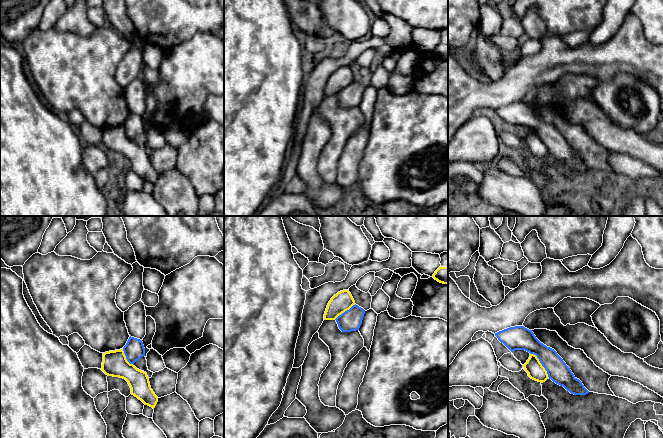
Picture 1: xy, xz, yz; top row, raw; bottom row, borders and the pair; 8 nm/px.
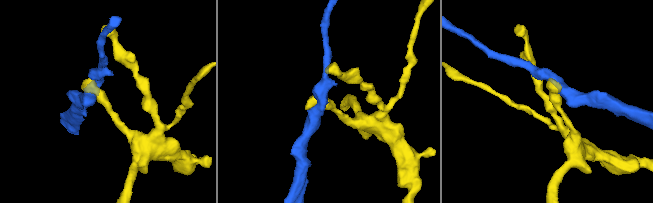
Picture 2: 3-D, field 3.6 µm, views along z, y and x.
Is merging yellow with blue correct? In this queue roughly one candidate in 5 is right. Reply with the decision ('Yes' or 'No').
No

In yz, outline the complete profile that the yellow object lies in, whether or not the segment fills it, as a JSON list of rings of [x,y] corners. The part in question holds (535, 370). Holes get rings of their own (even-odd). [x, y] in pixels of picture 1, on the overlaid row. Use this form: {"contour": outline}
{"contour": [[[530,354],[529,359],[523,365],[523,367],[528,373],[528,376],[535,381],[543,383],[549,378],[547,371],[534,354]]]}

